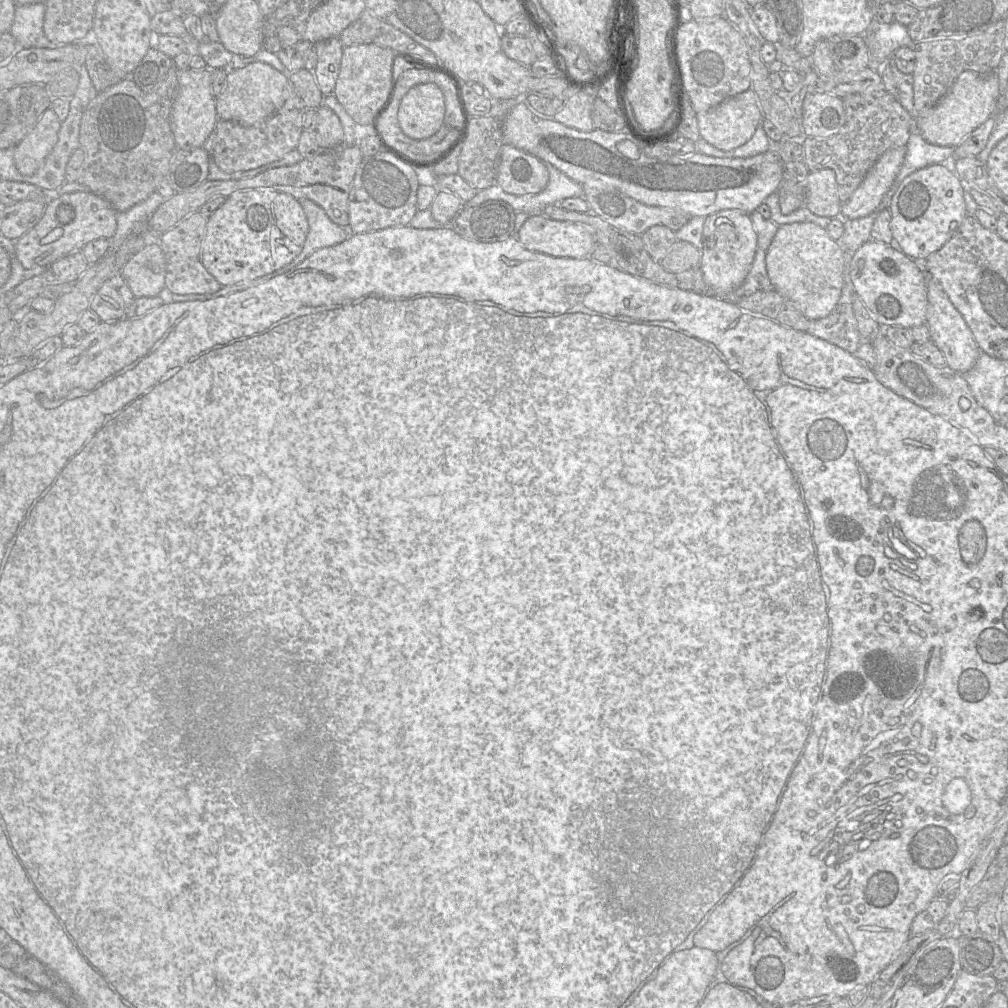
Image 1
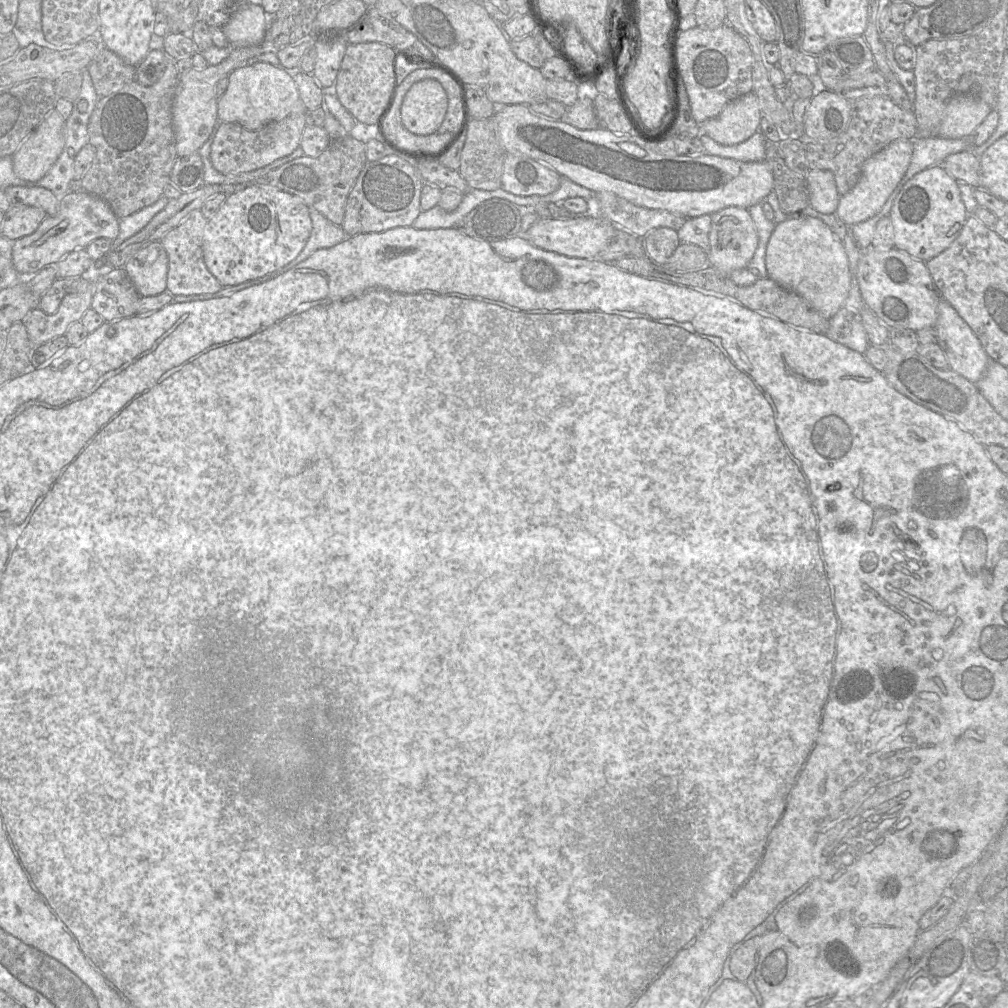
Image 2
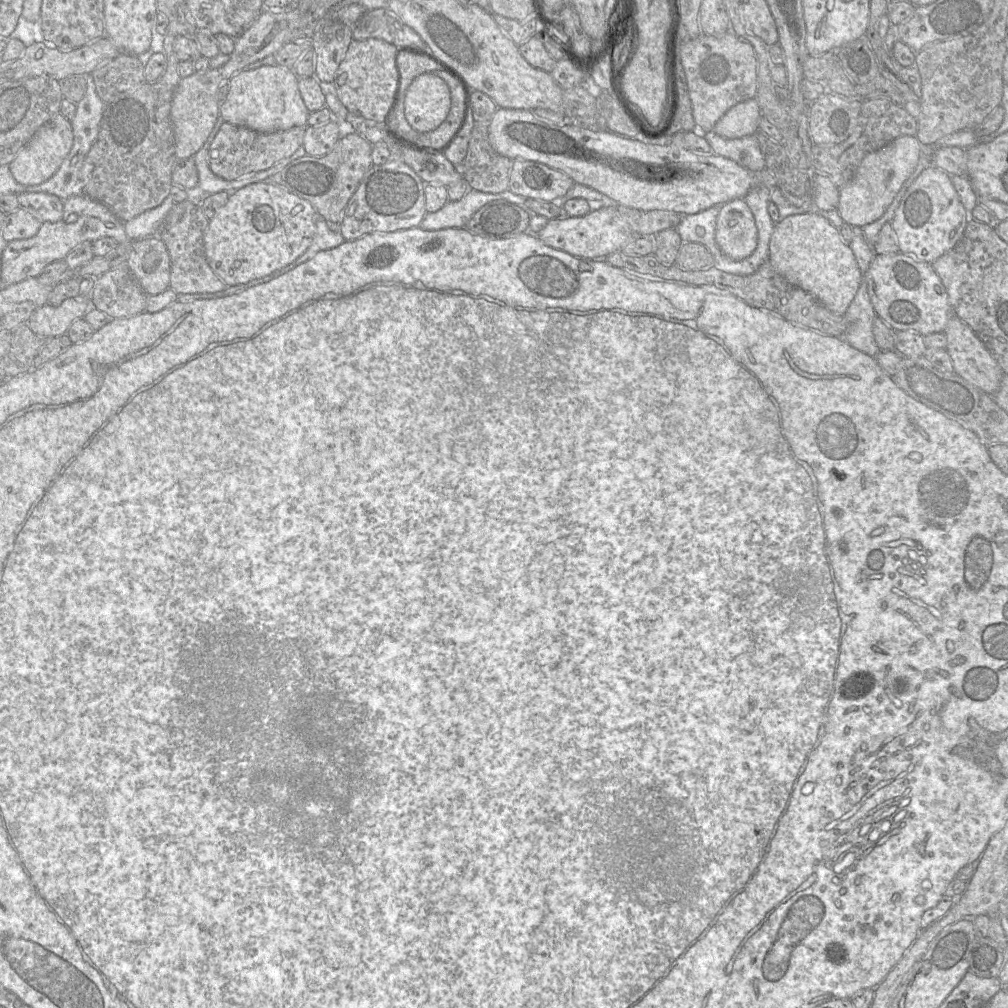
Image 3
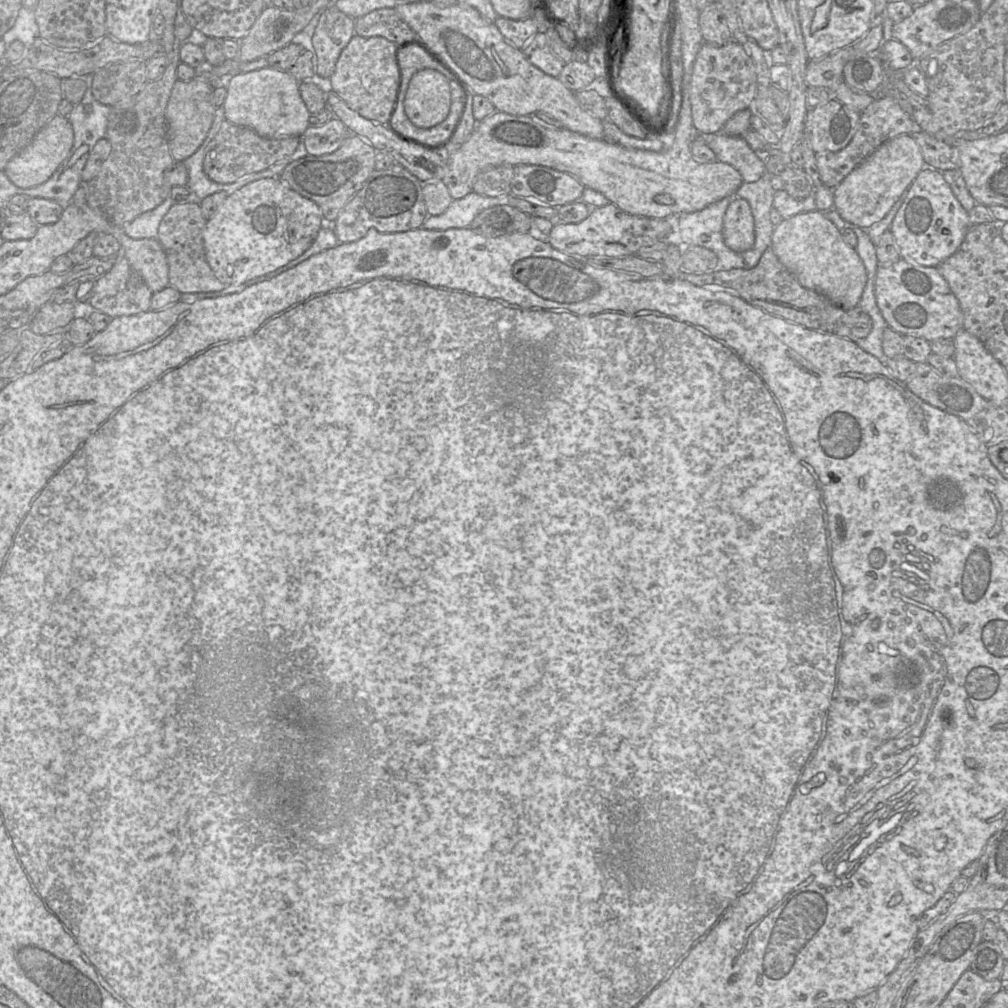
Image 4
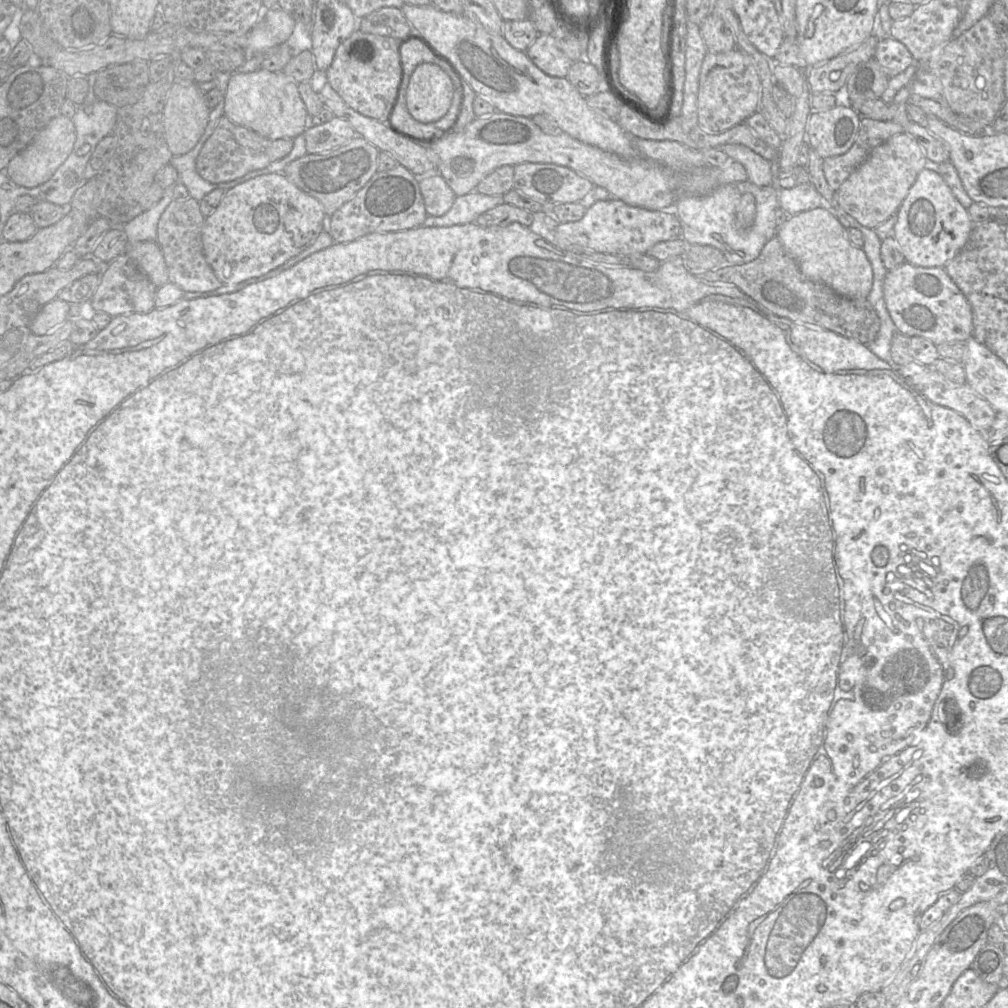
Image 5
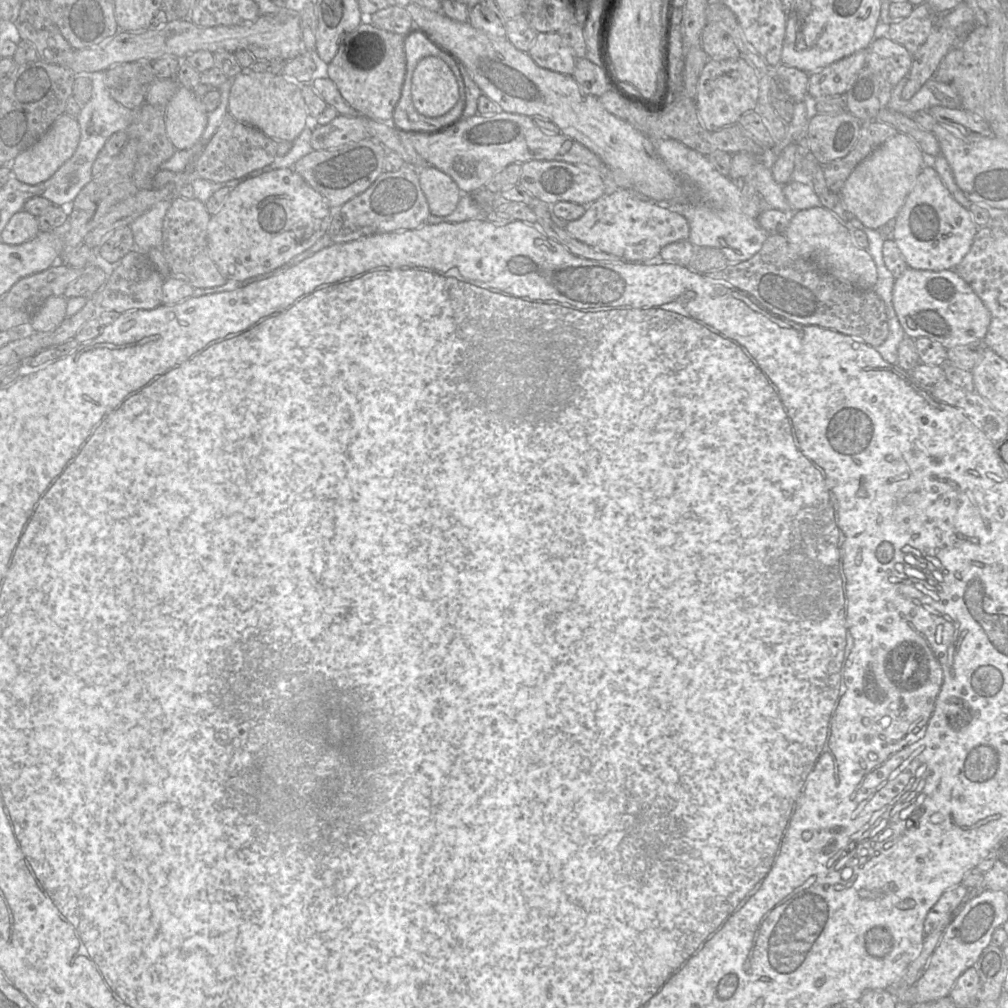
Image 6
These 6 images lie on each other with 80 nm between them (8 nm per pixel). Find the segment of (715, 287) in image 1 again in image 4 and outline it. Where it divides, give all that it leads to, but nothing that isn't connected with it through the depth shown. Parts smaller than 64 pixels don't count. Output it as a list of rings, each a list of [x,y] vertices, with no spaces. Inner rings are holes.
[[[732,197],[723,219],[723,239],[736,252],[749,250],[754,245],[754,217],[747,200]]]

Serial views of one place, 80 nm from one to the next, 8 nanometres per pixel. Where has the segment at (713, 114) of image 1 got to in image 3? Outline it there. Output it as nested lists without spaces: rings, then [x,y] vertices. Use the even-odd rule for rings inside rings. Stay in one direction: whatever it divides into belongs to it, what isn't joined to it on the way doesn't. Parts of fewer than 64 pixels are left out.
[[[756,98],[732,106],[714,125],[718,135],[736,139],[755,134],[759,130],[762,113]]]

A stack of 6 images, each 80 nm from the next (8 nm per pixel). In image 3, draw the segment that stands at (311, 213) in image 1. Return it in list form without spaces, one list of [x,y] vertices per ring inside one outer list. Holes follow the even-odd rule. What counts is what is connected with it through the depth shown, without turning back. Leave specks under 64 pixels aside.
[[[318,217],[316,222],[316,233],[310,247],[294,262],[279,270],[274,271],[269,275],[272,275],[270,276],[271,279],[282,275],[294,269],[298,265],[310,260],[318,252],[336,248],[344,241],[345,239],[339,232],[338,227],[333,227],[324,218]]]

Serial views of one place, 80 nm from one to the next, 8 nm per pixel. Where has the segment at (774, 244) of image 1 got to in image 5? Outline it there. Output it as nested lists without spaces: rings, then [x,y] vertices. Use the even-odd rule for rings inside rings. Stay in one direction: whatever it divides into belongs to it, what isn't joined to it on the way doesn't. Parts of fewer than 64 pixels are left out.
[[[827,205],[790,215],[777,228],[776,236],[808,279],[824,284],[837,294],[848,298],[868,297],[873,286],[871,263],[864,250],[850,242],[847,229]]]

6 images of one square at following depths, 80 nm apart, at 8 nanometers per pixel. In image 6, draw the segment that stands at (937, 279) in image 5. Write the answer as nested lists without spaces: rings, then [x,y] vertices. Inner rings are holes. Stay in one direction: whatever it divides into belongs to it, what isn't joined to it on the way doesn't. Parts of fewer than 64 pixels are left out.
[[[908,267],[895,279],[893,306],[907,336],[927,337],[946,349],[983,342],[991,314],[980,297],[955,270],[917,270]]]

